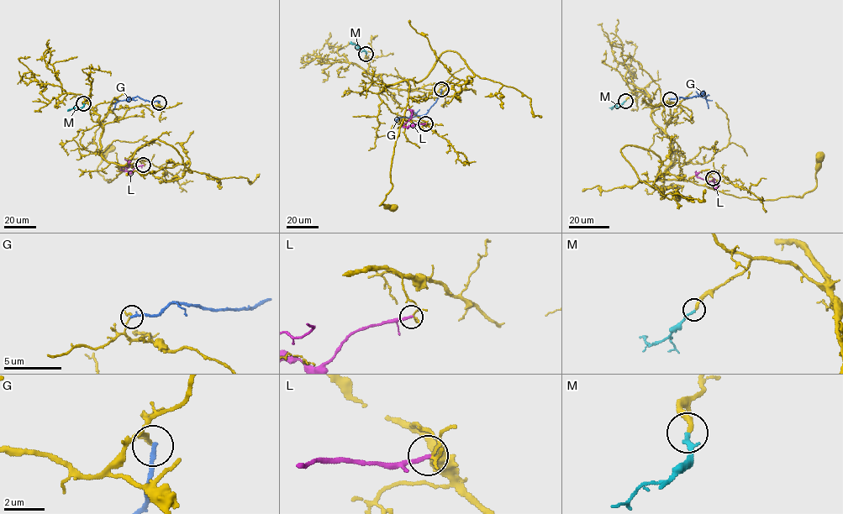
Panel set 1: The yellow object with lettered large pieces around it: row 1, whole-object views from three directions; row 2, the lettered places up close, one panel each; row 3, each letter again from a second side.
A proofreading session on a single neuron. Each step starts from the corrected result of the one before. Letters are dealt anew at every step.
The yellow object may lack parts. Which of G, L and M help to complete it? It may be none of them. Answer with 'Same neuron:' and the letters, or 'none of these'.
Same neuron: M

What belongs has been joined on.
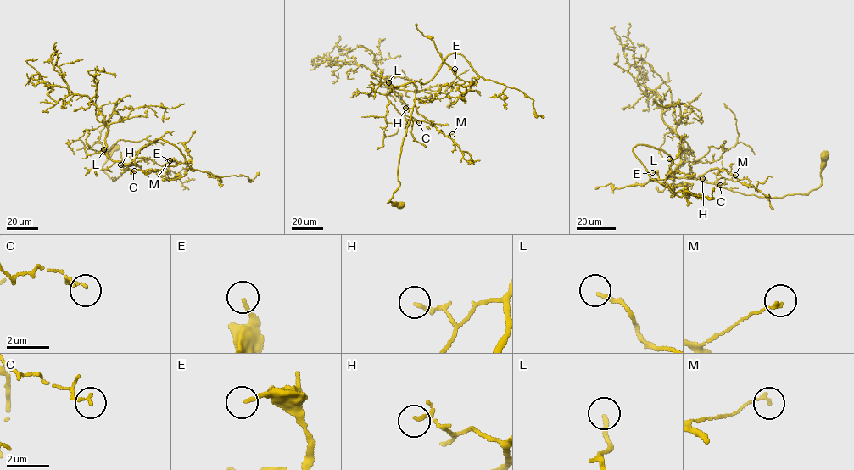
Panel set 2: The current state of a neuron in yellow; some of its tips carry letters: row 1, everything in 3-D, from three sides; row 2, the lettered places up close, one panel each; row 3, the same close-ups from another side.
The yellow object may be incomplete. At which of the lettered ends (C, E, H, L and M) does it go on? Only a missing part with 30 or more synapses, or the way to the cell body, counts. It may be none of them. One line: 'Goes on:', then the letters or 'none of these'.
Goes on: L

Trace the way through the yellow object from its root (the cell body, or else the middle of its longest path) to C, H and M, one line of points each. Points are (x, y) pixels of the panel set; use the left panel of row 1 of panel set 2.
C: (114, 147), (103, 170), (110, 177), (114, 177), (113, 181), (126, 168), (134, 170)
H: (114, 147), (103, 170), (110, 177), (114, 177), (114, 181), (127, 168), (120, 165)
M: (114, 147), (103, 167), (110, 177), (114, 177), (113, 181), (134, 159), (148, 159), (159, 165), (167, 162)

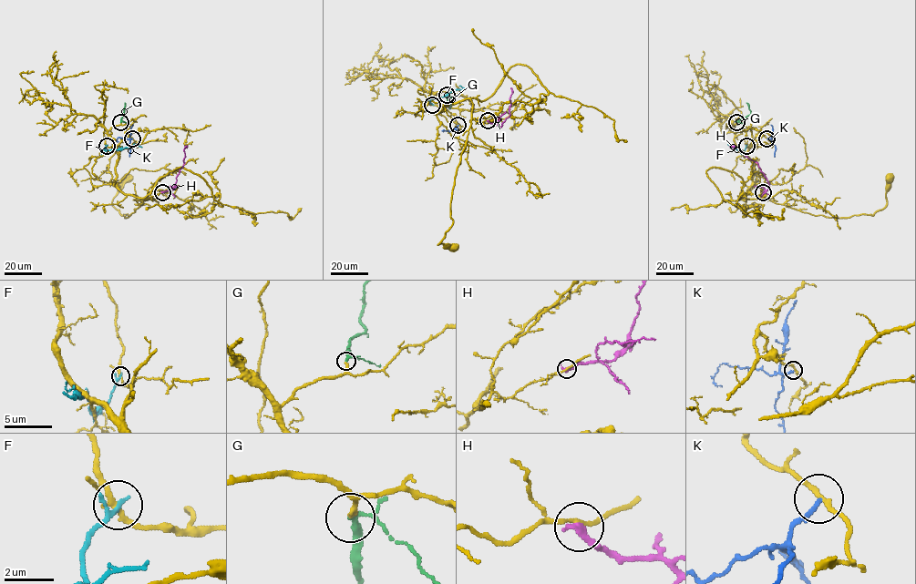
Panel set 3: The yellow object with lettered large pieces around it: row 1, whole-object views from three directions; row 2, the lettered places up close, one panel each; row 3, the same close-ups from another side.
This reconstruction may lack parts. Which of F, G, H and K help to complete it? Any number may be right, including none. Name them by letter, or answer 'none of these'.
G

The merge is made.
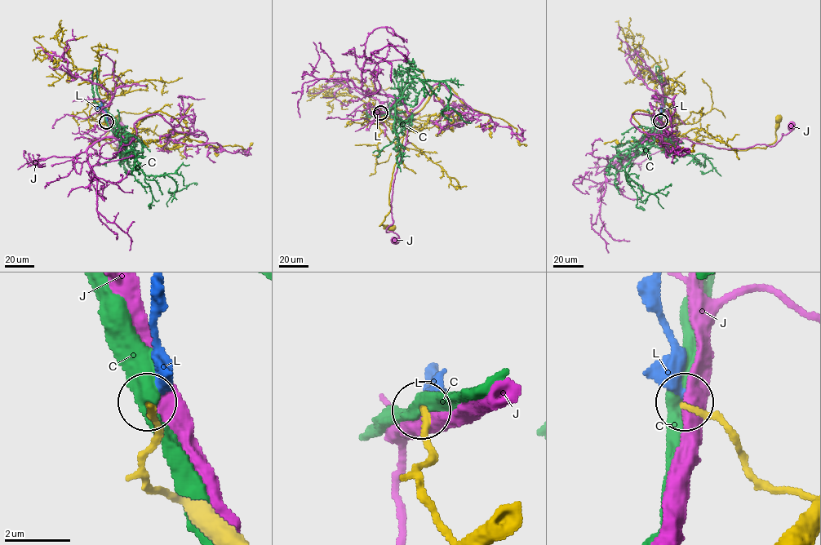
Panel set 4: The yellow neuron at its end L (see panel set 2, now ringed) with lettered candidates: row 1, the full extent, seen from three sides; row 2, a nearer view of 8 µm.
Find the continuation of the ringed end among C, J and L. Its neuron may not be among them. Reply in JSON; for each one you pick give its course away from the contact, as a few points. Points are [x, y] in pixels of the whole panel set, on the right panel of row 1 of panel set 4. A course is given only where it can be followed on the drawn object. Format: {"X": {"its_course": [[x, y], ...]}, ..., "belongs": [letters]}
{"belongs": []}

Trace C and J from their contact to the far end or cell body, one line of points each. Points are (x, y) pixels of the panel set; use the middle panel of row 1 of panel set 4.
C: (380, 112), (393, 106), (414, 78), (419, 77), (444, 81), (450, 93), (448, 106), (463, 121), (470, 122)
J: (380, 113), (398, 99), (410, 114), (407, 139), (393, 183), (392, 223), (387, 228), (398, 237), (394, 240)

